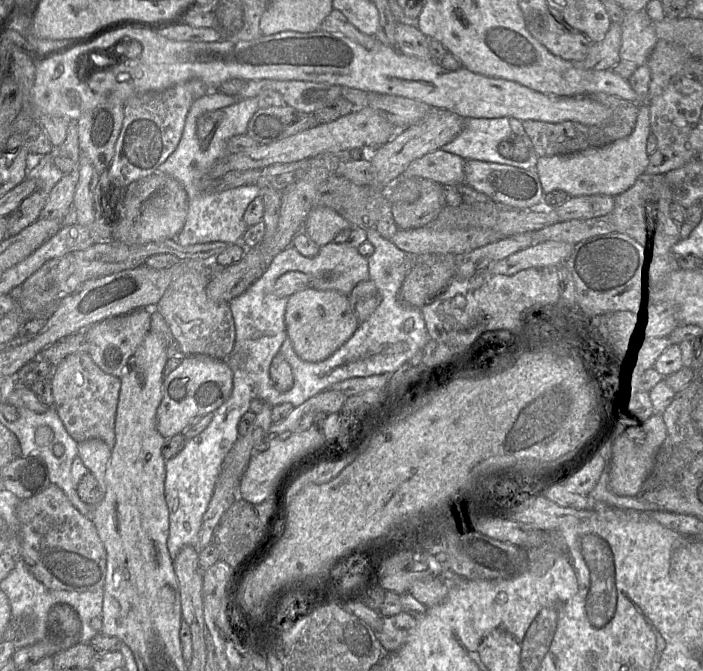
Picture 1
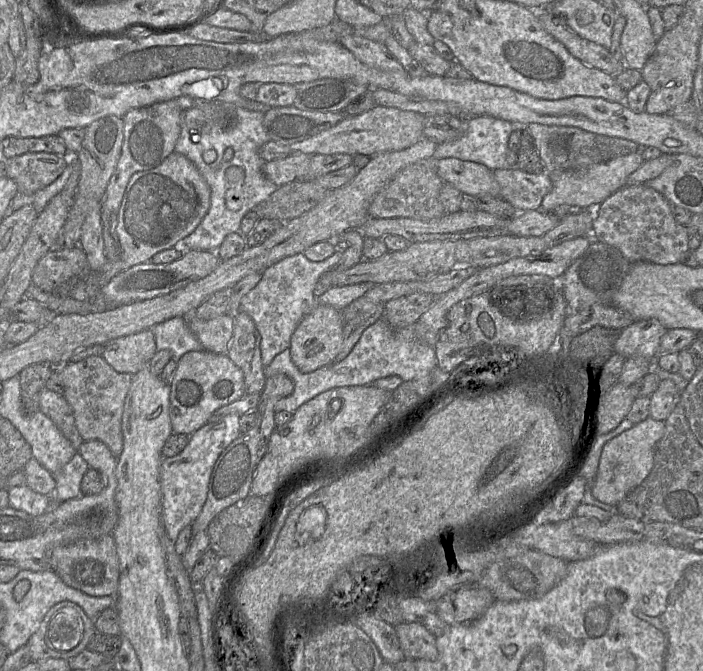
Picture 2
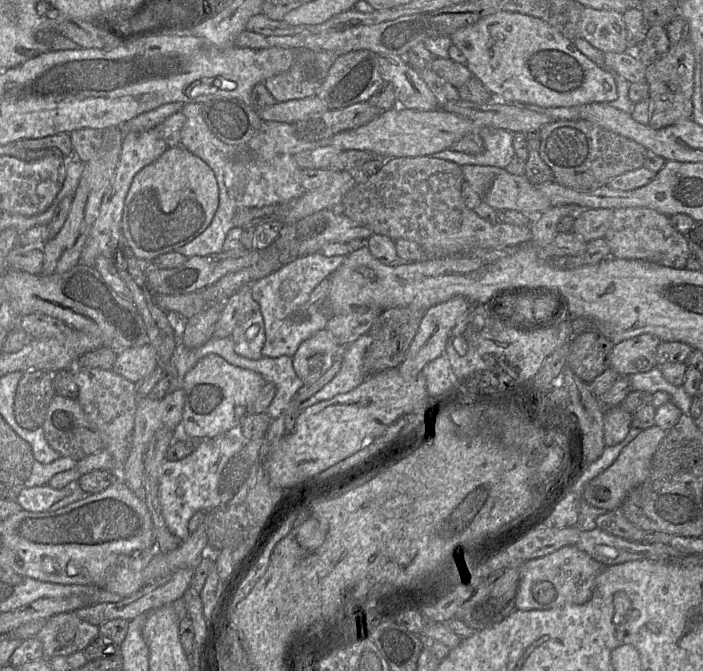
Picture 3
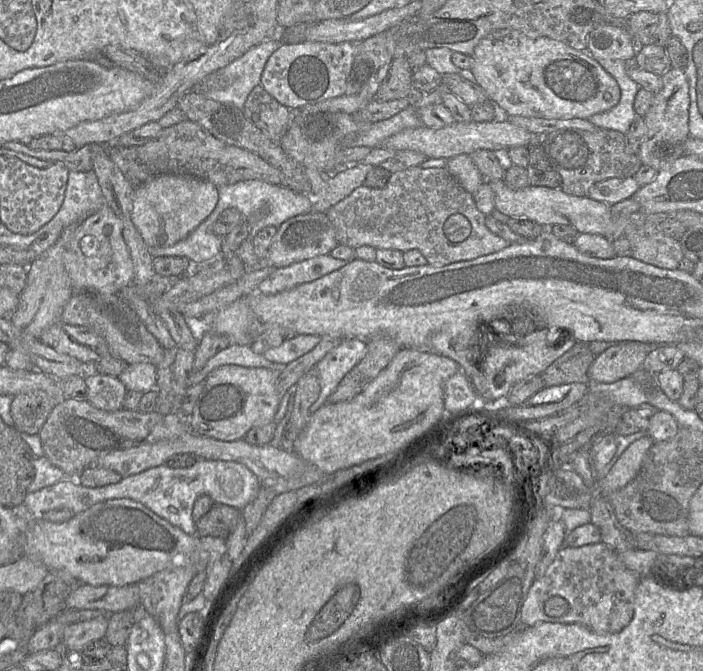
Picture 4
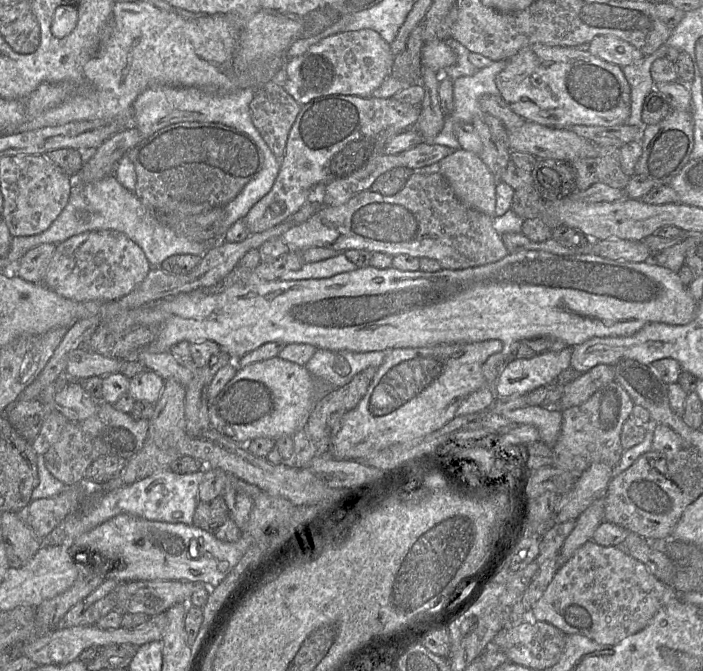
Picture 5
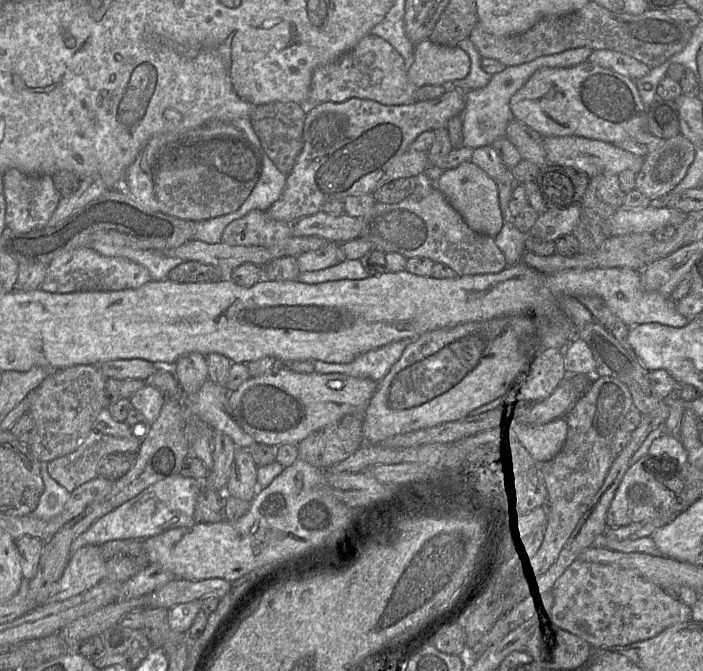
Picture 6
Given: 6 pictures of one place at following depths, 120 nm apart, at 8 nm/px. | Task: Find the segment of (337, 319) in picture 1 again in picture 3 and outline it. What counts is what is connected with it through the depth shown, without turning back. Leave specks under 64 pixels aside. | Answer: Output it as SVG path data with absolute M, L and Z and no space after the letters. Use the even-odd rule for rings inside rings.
M325 328L303 341L293 356L293 367L304 384L317 381L331 367L341 346Z

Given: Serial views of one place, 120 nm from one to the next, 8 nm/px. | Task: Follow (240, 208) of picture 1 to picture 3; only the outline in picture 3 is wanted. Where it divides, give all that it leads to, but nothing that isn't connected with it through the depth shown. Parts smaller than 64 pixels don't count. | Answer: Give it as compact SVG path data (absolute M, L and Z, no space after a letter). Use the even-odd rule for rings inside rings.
M184 103L180 110L186 118L181 131L180 144L200 157L212 169L216 177L219 197L217 210L207 228L191 241L174 250L186 258L222 252L226 235L234 227L233 217L237 209L257 208L299 199L306 191L298 182L301 169L294 156L300 152L310 152L315 148L327 146L330 140L330 138L318 141L301 140L292 124L262 119L261 129L246 146L229 145L219 140L206 127L197 110L197 105L193 103ZM243 151L250 153L250 157L239 157Z

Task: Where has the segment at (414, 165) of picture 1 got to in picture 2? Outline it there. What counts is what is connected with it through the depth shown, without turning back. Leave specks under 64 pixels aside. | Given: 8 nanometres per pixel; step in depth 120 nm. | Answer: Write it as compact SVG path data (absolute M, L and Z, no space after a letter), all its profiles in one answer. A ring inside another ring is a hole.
M454 157L437 159L437 174L444 184L452 185L462 194L500 197L500 185L493 170L483 164Z

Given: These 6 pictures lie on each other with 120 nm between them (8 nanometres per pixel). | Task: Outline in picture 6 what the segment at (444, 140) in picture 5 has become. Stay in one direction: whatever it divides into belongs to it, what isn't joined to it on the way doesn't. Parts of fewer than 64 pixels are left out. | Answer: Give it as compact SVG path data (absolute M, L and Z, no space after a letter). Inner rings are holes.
M587 47L575 48L559 54L543 56L529 63L506 66L503 71L492 75L489 83L485 87L466 91L466 105L461 112L464 147L475 149L477 147L491 145L496 138L506 135L508 123L515 119L511 111L510 99L537 70L543 67L574 67L586 62L591 52L592 50Z

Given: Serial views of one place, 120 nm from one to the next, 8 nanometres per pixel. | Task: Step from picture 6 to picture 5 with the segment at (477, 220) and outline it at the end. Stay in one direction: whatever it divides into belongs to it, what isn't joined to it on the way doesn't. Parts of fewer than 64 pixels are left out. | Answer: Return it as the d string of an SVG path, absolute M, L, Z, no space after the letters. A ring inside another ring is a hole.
M457 149L439 162L439 172L463 204L496 217L497 181L477 154Z

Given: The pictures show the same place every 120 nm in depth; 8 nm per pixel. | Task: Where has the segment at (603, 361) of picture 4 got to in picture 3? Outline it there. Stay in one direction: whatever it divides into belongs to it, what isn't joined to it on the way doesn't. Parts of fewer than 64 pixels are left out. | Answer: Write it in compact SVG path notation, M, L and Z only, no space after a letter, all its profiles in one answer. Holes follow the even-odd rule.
M649 333L623 340L611 349L607 367L619 375L650 371L657 367L657 348L660 343L658 337Z

